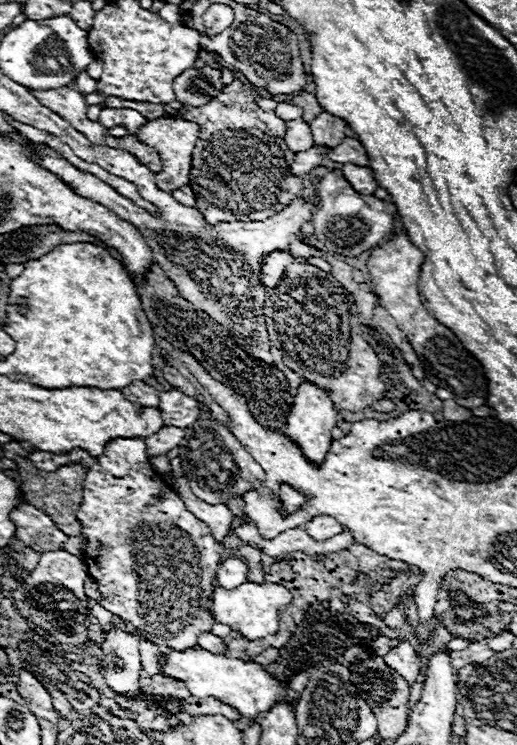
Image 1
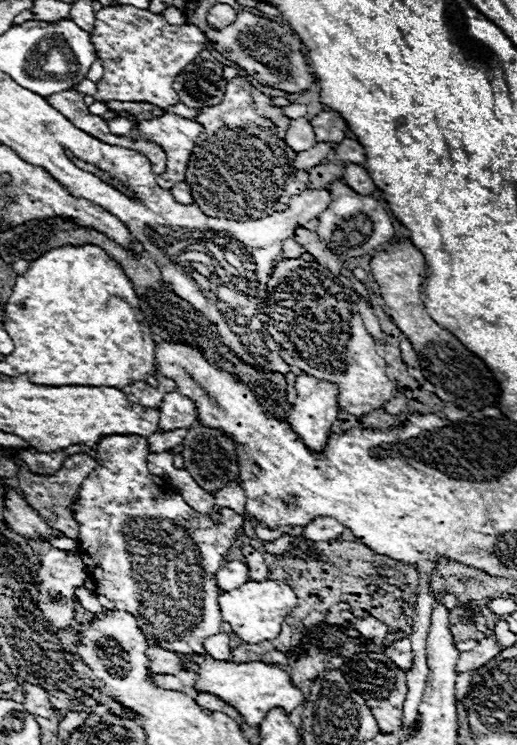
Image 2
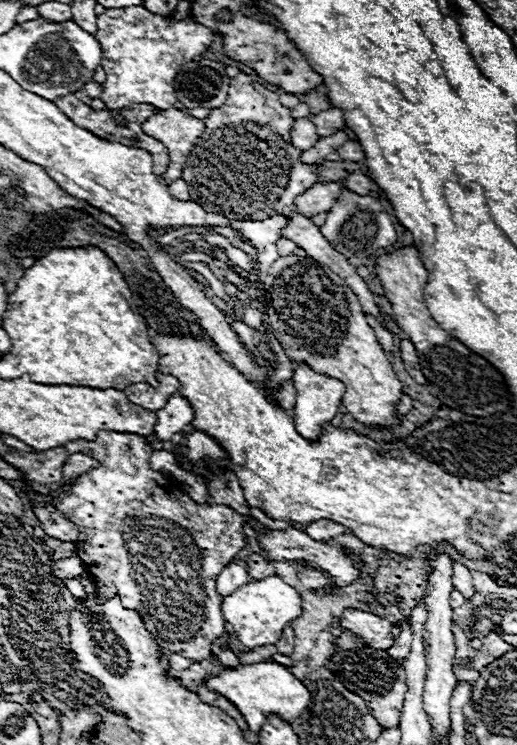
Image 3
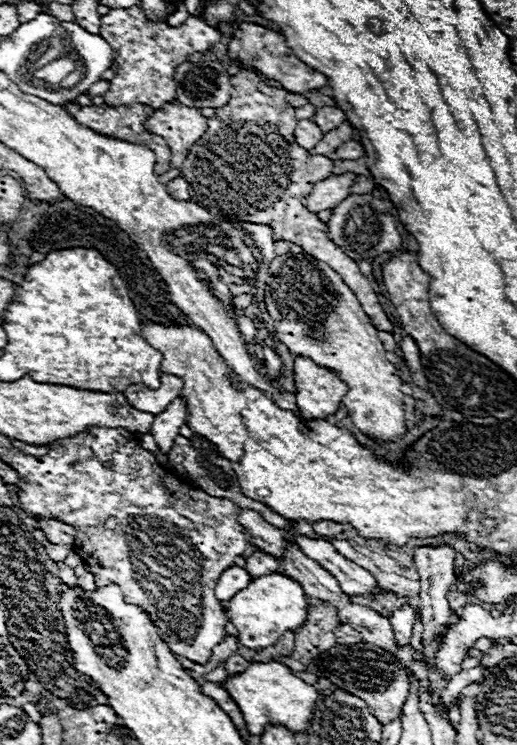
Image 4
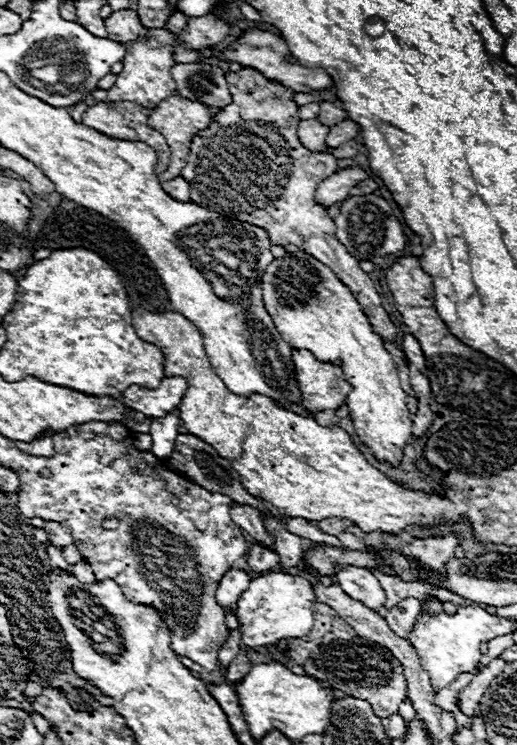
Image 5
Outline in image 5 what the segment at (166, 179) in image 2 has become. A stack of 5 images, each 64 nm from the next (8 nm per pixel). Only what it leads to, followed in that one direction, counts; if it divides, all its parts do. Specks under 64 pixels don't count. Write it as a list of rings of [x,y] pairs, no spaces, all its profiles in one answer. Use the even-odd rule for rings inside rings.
[[[178,94],[170,96],[168,100],[164,100],[164,104],[160,104],[160,108],[154,110],[154,116],[148,116],[148,126],[150,128],[156,128],[168,142],[170,150],[172,150],[172,156],[170,156],[170,166],[166,172],[158,174],[158,180],[164,182],[164,180],[172,180],[172,176],[180,176],[184,164],[186,164],[186,158],[188,158],[188,152],[190,152],[190,142],[192,138],[208,128],[212,116],[208,112],[208,106],[206,104],[200,104],[200,102],[190,102],[186,98],[180,98]],[[160,110],[160,112],[158,112]],[[158,112],[158,114],[156,114]]]

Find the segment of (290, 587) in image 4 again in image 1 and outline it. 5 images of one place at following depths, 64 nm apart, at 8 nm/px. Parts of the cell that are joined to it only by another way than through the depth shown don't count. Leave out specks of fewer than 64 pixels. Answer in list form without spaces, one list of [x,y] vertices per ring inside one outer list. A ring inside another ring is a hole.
[[[244,582],[238,588],[226,590],[220,588],[218,584],[214,584],[212,588],[212,598],[208,602],[208,610],[212,612],[212,618],[216,620],[216,624],[226,624],[232,630],[240,632],[242,636],[256,640],[268,634],[274,634],[278,628],[278,612],[282,606],[286,606],[290,602],[290,592],[278,584],[252,584],[252,582]]]

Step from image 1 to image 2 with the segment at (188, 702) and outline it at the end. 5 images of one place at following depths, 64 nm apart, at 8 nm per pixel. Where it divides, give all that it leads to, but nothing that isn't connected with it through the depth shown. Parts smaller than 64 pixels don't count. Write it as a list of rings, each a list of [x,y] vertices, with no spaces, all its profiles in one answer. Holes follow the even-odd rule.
[[[196,694],[194,698],[196,698],[196,702],[198,702],[202,708],[208,708],[208,710],[220,710],[220,712],[232,716],[232,720],[236,720],[240,726],[244,724],[244,718],[240,716],[240,712],[234,710],[234,708],[232,708],[230,704],[226,704],[224,700],[220,700],[218,696],[212,696],[212,694]]]

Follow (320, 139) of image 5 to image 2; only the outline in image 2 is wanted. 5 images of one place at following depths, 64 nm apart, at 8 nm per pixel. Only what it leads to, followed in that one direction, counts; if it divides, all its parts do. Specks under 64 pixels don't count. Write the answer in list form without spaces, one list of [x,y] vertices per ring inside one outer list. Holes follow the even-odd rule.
[[[298,118],[298,120],[290,120],[288,124],[288,132],[286,132],[286,144],[294,150],[294,152],[304,152],[308,148],[312,148],[316,144],[316,136],[314,136],[314,128],[306,118]]]

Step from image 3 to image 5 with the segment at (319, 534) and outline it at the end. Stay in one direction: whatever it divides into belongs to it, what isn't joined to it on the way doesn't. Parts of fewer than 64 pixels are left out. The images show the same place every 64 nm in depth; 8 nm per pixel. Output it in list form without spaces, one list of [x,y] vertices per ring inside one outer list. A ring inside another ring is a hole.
[[[328,518],[328,520],[318,522],[318,528],[320,528],[322,532],[326,532],[326,534],[338,536],[338,534],[342,534],[342,532],[346,530],[346,524],[344,524],[342,520],[338,520],[338,518]]]

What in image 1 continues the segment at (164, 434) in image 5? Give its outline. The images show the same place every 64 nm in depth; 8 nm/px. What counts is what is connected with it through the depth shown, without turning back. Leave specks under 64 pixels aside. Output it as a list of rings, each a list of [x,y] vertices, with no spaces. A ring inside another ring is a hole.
[[[176,388],[170,392],[160,392],[158,410],[162,412],[164,424],[176,426],[176,428],[188,428],[198,420],[198,414],[200,414],[198,402]]]

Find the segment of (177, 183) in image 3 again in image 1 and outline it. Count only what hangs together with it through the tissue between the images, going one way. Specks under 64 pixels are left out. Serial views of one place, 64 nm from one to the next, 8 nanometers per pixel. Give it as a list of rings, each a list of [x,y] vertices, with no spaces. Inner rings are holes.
[[[184,186],[184,188],[180,188],[180,190],[174,190],[174,192],[172,192],[172,196],[174,196],[180,204],[188,204],[190,208],[192,208],[192,206],[196,206],[194,192],[192,192],[192,188],[190,188],[190,186]]]

